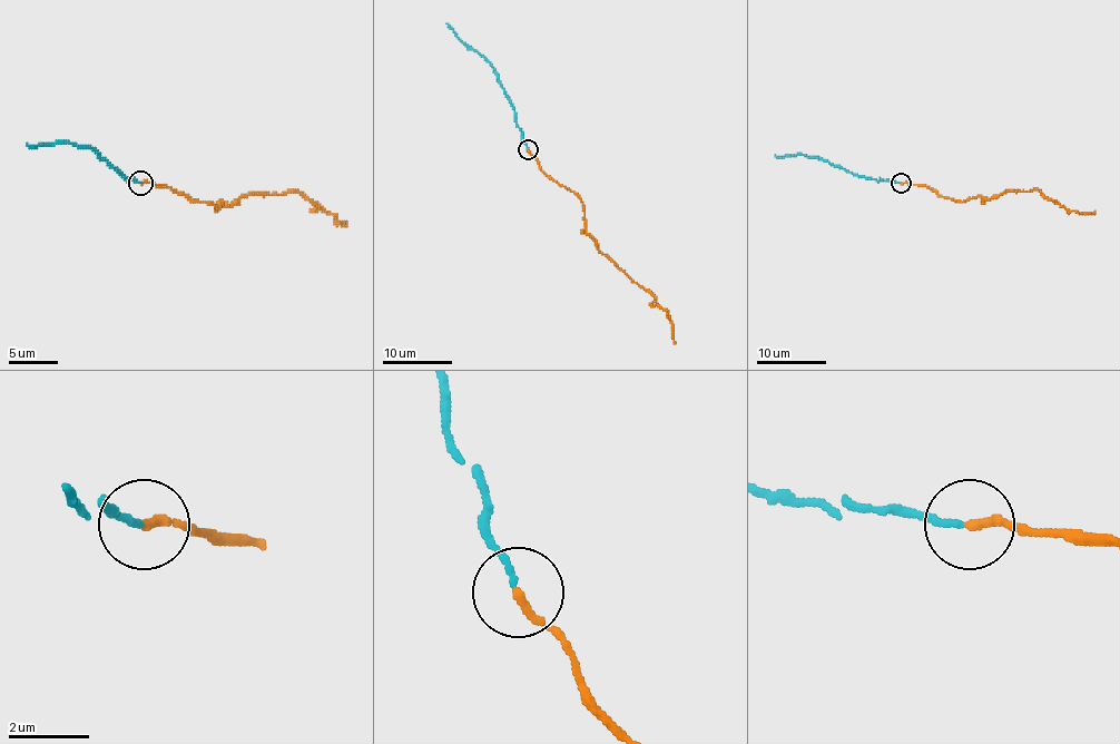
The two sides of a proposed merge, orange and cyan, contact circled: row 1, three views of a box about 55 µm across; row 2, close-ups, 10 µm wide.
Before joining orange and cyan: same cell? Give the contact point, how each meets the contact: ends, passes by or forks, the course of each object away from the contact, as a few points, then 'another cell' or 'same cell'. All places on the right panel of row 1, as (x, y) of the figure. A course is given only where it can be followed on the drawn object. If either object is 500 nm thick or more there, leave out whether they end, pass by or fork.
place (901, 183); orange ends; cyan ends; course orange (901, 183), (925, 184), (939, 196), (955, 202), (992, 198), (1005, 192), (1037, 189), (1070, 211), (1094, 211); course cyan (901, 183), (866, 179), (801, 155), (775, 155); same cell

